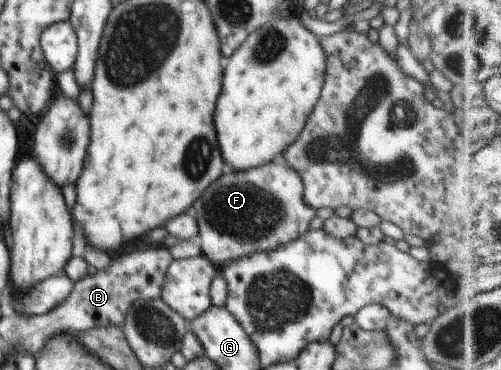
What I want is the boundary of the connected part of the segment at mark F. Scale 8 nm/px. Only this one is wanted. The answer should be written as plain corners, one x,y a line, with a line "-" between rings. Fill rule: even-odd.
279,157
277,161
272,161
247,171
231,171
221,175
215,183
212,183
201,197
195,199
191,205
191,213
199,225
199,235
197,240
200,243
201,253
216,266
221,267
227,261
237,261
245,255
257,253
257,251
271,251
277,249
289,241
301,237
307,233
311,219
315,217
316,210
309,207
304,201
305,185
303,177
283,159

